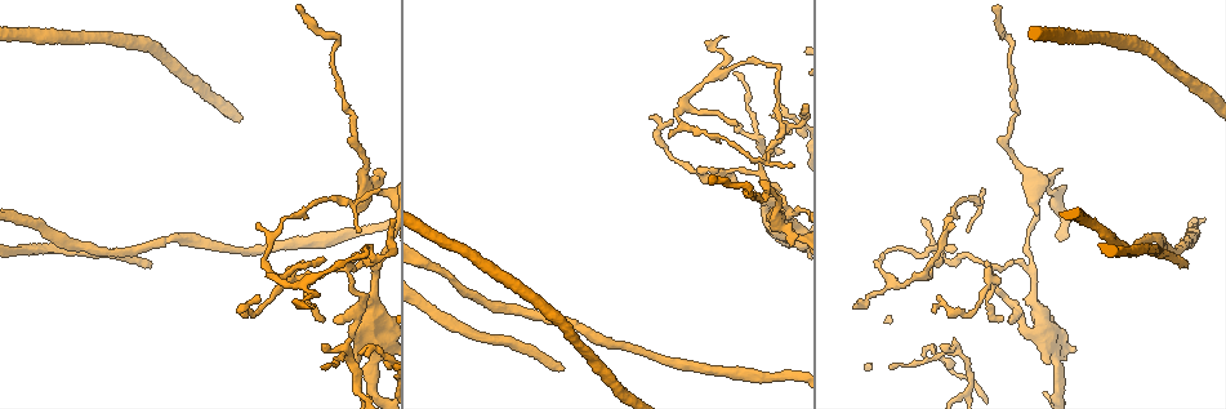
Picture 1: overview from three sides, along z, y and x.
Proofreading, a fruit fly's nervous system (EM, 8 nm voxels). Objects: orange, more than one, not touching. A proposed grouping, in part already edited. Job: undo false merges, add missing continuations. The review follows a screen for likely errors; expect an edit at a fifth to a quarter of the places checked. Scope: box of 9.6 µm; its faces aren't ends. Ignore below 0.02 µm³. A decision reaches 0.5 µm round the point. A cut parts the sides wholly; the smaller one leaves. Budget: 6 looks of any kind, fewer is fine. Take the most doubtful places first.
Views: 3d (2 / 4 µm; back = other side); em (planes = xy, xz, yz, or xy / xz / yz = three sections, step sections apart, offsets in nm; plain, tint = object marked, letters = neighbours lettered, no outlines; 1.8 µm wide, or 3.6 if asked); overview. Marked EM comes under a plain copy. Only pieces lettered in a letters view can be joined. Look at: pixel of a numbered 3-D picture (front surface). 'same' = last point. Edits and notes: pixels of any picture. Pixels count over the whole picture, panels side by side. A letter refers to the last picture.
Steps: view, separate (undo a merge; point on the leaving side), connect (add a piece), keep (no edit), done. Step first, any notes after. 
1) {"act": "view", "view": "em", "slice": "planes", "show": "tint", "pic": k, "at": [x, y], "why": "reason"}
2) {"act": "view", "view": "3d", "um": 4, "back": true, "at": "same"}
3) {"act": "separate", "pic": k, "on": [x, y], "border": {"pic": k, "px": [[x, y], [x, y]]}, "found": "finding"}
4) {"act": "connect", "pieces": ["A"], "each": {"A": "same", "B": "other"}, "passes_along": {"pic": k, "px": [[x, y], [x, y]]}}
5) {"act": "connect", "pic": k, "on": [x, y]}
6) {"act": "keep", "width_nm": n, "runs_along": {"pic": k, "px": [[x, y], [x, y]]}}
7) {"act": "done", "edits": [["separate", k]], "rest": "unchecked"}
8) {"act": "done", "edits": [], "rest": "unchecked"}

{"act": "view", "view": "3d", "um": 2, "pic": 1, "at": [1187, 267], "why": "free end"}

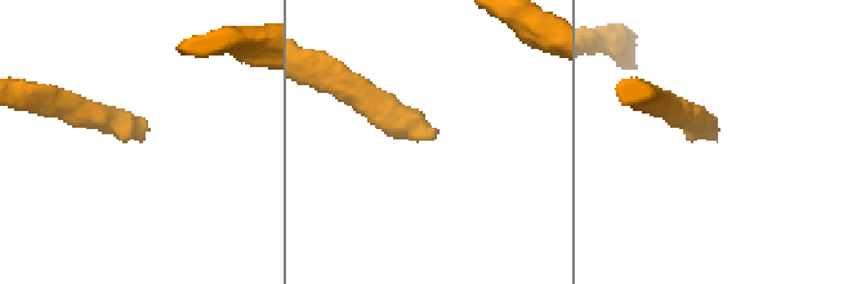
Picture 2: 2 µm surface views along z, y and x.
{"act": "view", "view": "em", "slice": "planes", "show": "letters", "pic": 2, "at": [142, 139]}

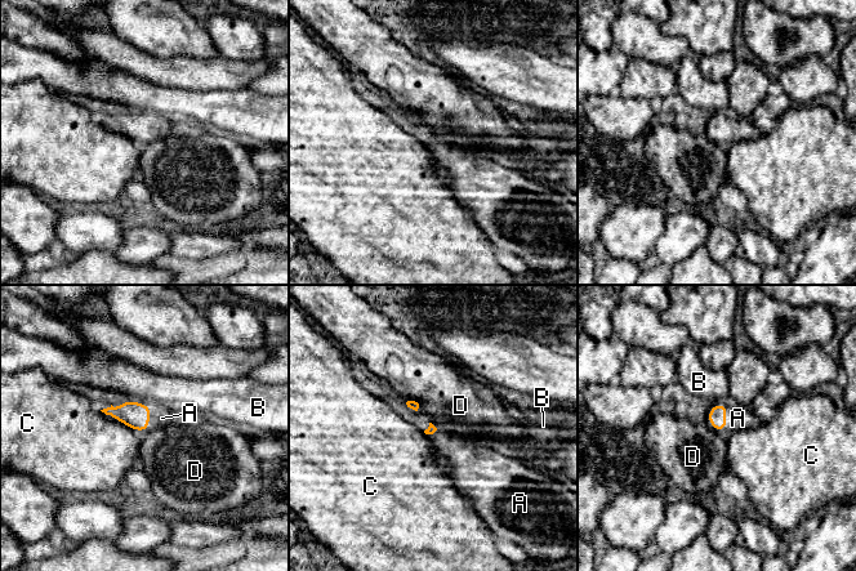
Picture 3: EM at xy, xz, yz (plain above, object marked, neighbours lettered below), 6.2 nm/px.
{"act": "connect", "pieces": ["A"], "each": {"A": "same", "B": "other", "C": "other", "D": "other"}, "found": "it goes on there"}

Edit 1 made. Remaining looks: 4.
{"act": "view", "view": "overview"}

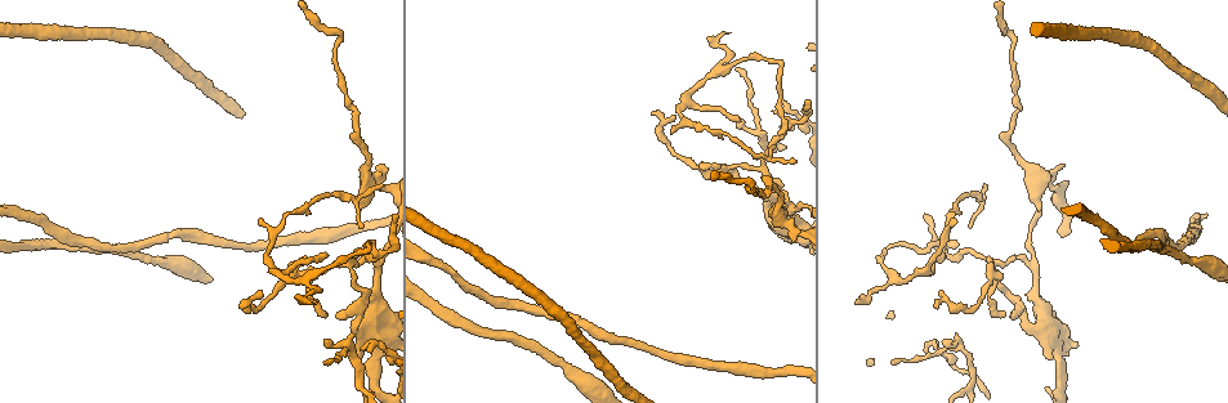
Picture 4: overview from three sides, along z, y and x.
{"act": "view", "view": "3d", "um": 2, "pic": 4, "at": [762, 173], "why": "closes a loop"}

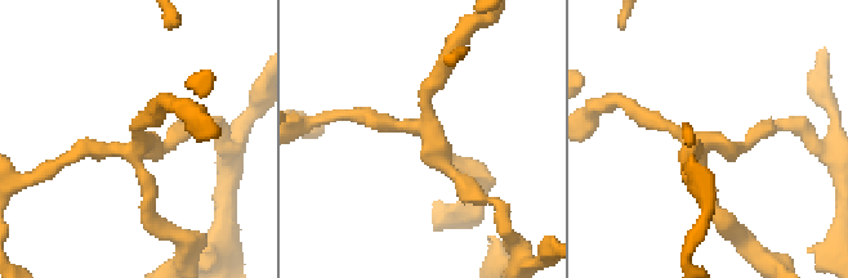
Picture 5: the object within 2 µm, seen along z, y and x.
{"act": "view", "view": "em", "slice": "xz", "step": 8, "show": "tint", "pic": 5, "at": [427, 134], "why": "now the EM"}

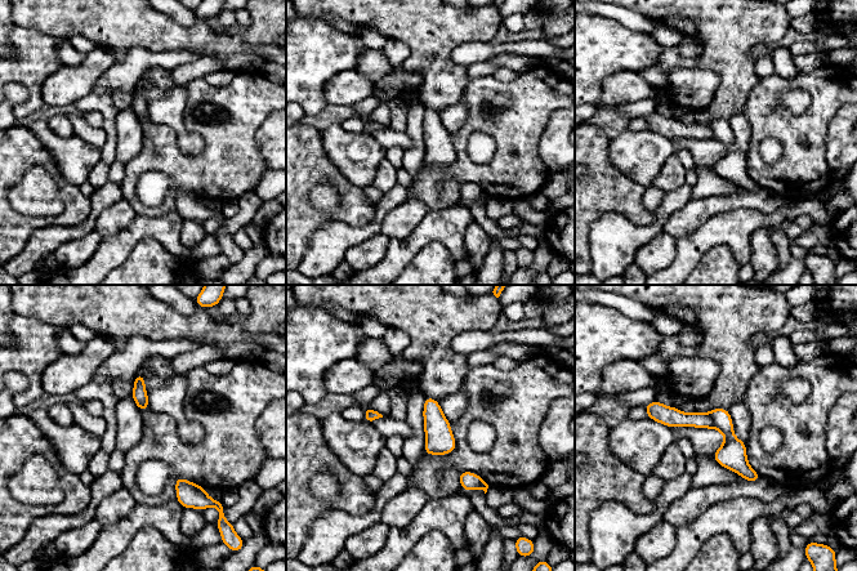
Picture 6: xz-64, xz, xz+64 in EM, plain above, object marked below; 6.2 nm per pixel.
{"act": "view", "view": "em", "slice": "planes", "show": "letters", "at": "same"}

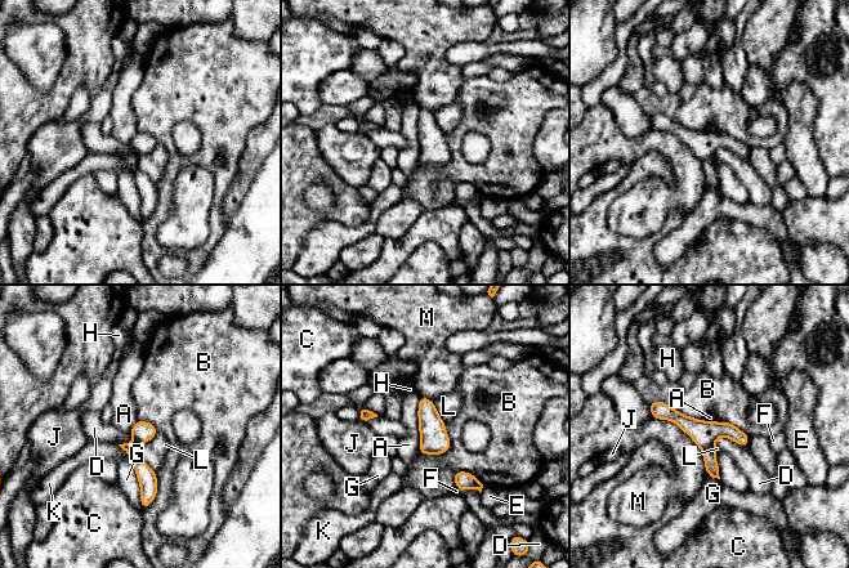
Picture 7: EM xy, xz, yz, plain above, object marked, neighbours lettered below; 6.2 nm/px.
{"act": "keep", "each": {"A": "other", "B": "other", "C": "other", "D": "other", "E": "other", "F": "other", "G": "other", "H": "other", "J": "other", "K": "other", "L": "other", "M": "other"}, "border": {"pic": 7, "px": [[420, 396], [418, 406], [418, 452]]}, "found": "all the same neuron"}

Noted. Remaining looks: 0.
{"act": "done", "edits": [["connect", 3]], "rest": "unchecked"}

